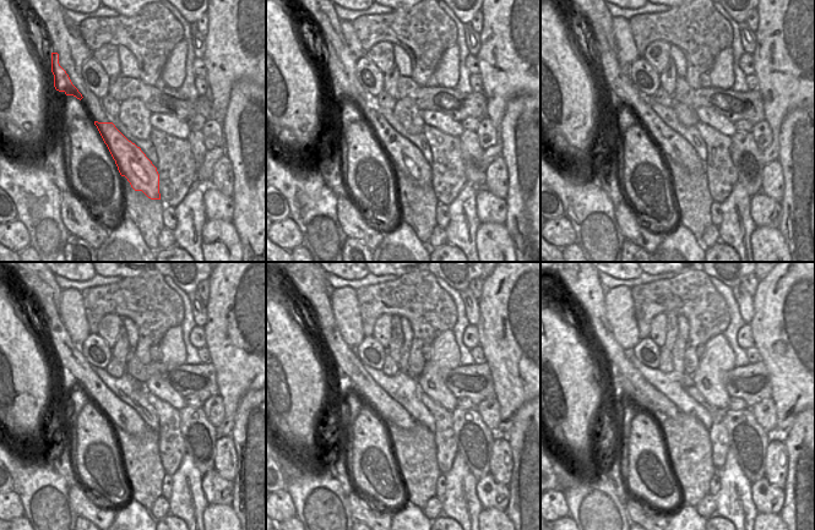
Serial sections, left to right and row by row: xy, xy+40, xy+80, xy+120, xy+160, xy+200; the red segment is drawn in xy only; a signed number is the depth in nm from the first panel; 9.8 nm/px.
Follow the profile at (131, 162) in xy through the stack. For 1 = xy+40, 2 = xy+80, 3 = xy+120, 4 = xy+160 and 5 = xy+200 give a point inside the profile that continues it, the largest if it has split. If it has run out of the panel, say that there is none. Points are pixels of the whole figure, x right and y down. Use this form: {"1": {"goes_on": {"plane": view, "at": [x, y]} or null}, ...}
{"1": {"goes_on": {"plane": "xy+40", "at": [403, 156]}}, "2": {"goes_on": {"plane": "xy+80", "at": [621, 91]}}, "3": {"goes_on": {"plane": "xy+120", "at": [75, 369]}}, "4": {"goes_on": {"plane": "xy+160", "at": [309, 288]}}, "5": {"goes_on": {"plane": "xy+200", "at": [583, 287]}}}

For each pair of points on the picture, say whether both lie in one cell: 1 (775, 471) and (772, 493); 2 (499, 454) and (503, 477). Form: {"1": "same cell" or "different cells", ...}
{"1": "different cells", "2": "same cell"}

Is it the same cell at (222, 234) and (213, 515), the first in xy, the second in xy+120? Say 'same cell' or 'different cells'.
same cell

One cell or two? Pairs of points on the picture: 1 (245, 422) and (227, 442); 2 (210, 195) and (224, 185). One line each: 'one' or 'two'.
1: two
2: two

